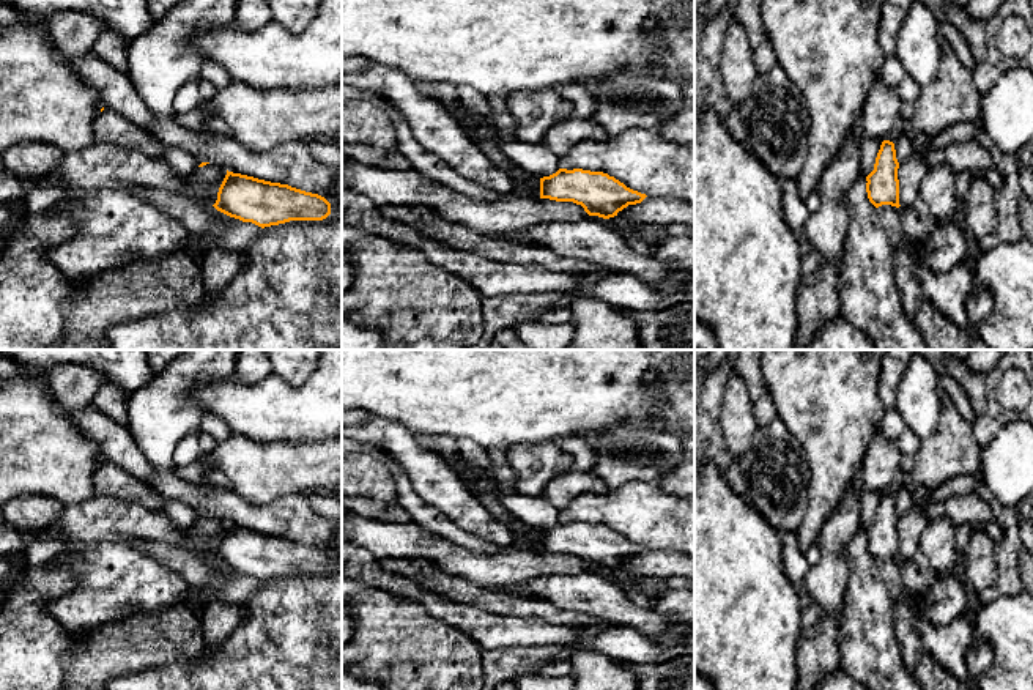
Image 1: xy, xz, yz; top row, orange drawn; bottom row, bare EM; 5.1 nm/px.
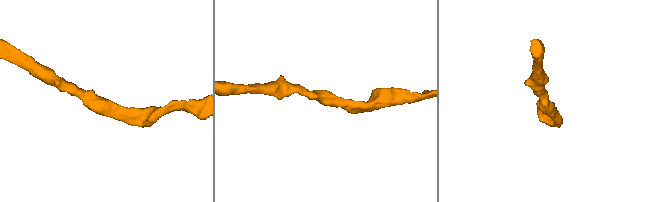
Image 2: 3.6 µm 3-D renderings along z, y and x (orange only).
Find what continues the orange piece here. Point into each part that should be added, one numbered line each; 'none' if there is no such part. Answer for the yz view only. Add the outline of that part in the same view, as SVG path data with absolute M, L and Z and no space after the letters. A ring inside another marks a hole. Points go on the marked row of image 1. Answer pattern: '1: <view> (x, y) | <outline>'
none

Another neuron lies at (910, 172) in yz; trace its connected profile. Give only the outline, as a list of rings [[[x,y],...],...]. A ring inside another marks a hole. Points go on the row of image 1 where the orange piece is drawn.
[[[915,151],[912,156],[899,164],[898,180],[899,180],[899,205],[901,206],[913,206],[918,194],[923,176],[927,173],[927,165],[923,158]]]

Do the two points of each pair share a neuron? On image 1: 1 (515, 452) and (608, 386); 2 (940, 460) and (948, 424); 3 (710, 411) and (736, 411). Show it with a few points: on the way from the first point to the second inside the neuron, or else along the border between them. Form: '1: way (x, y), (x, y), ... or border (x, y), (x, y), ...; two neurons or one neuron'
1: border (556, 440), (509, 445), (504, 448); two neurons
2: way (947, 451), (948, 434); one neuron
3: border (729, 375), (721, 410), (721, 437), (726, 448); two neurons

